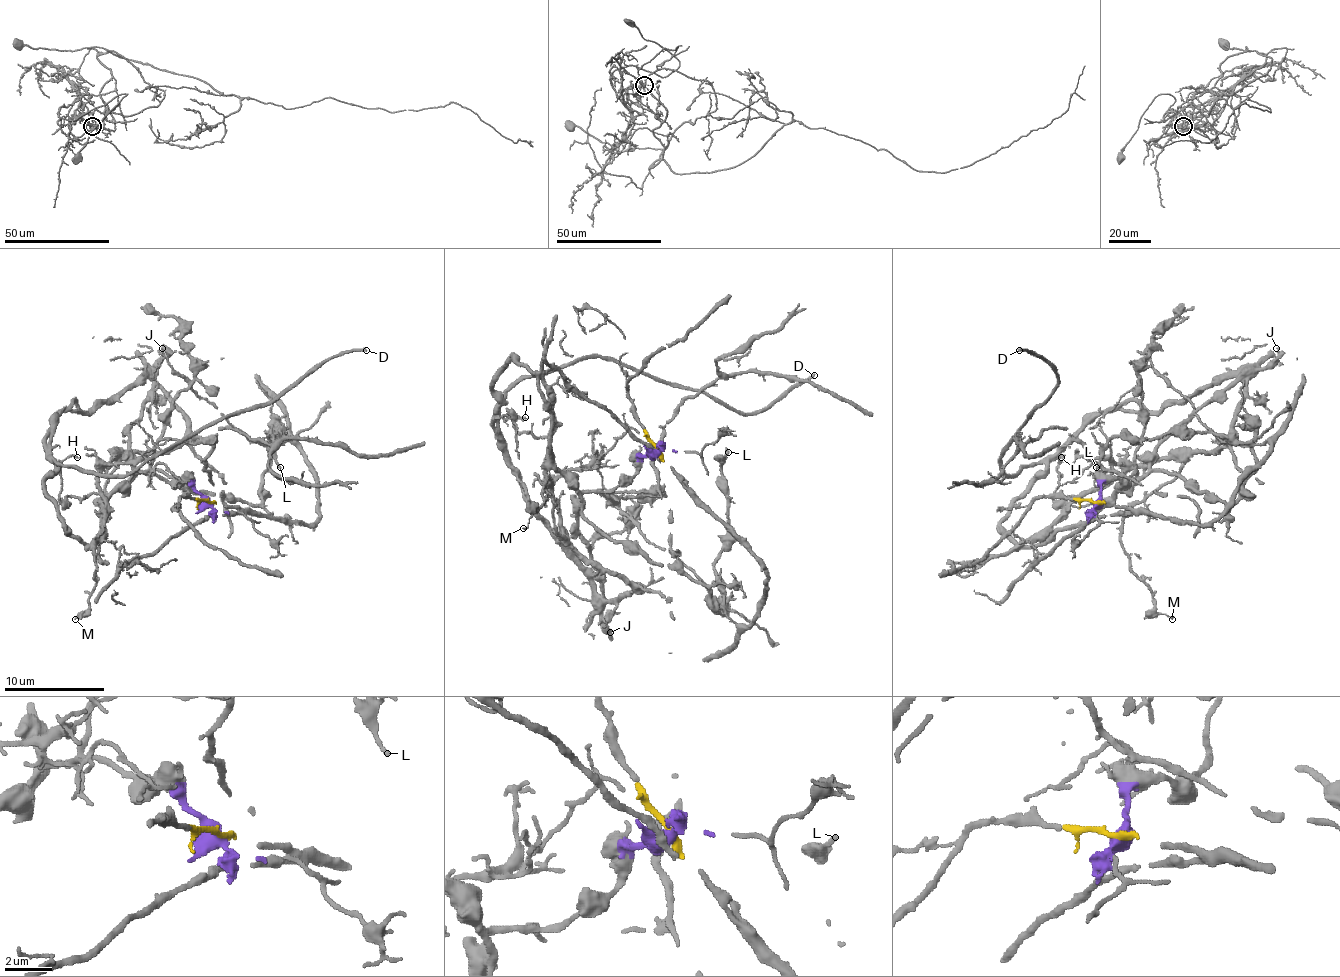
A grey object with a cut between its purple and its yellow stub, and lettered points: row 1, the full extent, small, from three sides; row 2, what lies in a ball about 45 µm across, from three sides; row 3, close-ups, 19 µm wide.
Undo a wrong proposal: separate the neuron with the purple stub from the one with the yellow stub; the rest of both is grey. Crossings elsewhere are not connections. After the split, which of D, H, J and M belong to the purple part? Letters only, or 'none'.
D, H, J, M

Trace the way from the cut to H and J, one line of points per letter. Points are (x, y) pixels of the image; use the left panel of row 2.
H: (209, 503), (189, 478), (138, 471), (105, 503), (103, 529), (98, 493), (60, 498), (60, 466), (78, 458)
J: (209, 503), (189, 478), (171, 478), (161, 471), (133, 476), (131, 430), (153, 392), (161, 347)

